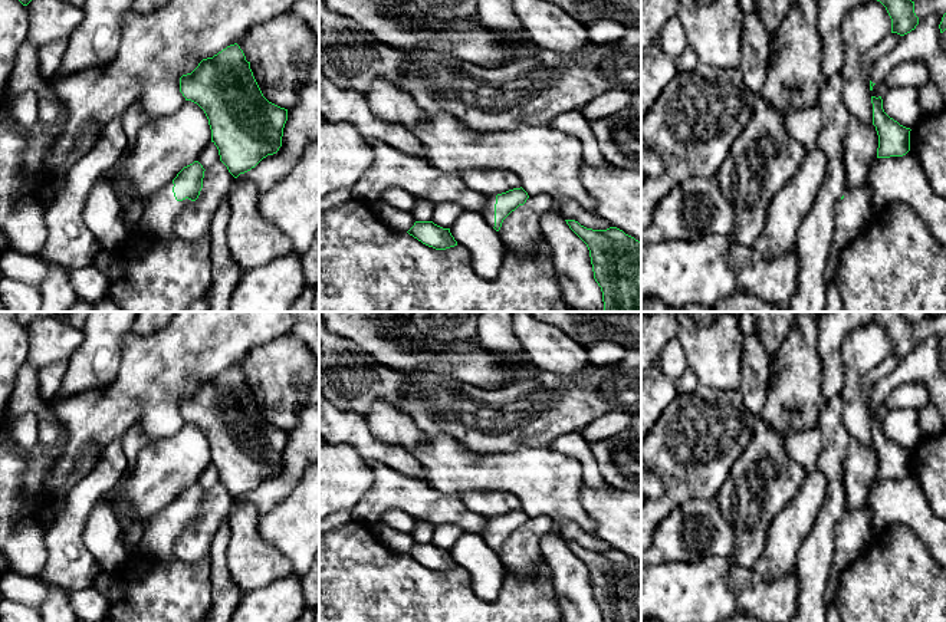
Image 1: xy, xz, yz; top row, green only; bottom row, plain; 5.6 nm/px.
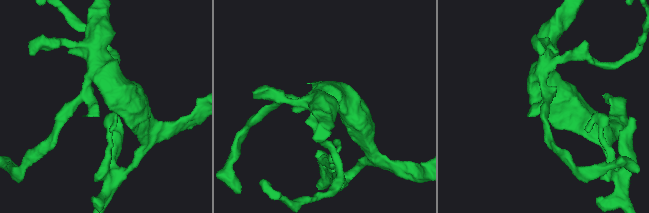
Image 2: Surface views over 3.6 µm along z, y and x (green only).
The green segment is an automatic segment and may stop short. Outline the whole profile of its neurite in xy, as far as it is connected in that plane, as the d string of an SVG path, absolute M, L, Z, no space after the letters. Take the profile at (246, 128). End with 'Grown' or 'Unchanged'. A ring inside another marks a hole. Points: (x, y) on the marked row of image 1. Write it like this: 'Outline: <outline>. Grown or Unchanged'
Outline: M237 43L183 75L180 92L204 111L211 142L234 178L282 147L288 109L263 96Z. Unchanged

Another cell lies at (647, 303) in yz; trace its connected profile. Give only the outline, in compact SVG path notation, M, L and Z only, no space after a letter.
M641 297L641 312L712 312L710 307L700 305L687 305L683 307L671 307L656 297Z

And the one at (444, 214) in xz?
M454 203L434 204L431 221L443 228L450 228L464 210Z

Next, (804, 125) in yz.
M818 105L808 109L794 111L785 118L788 134L808 152L815 148L821 131L821 115Z

